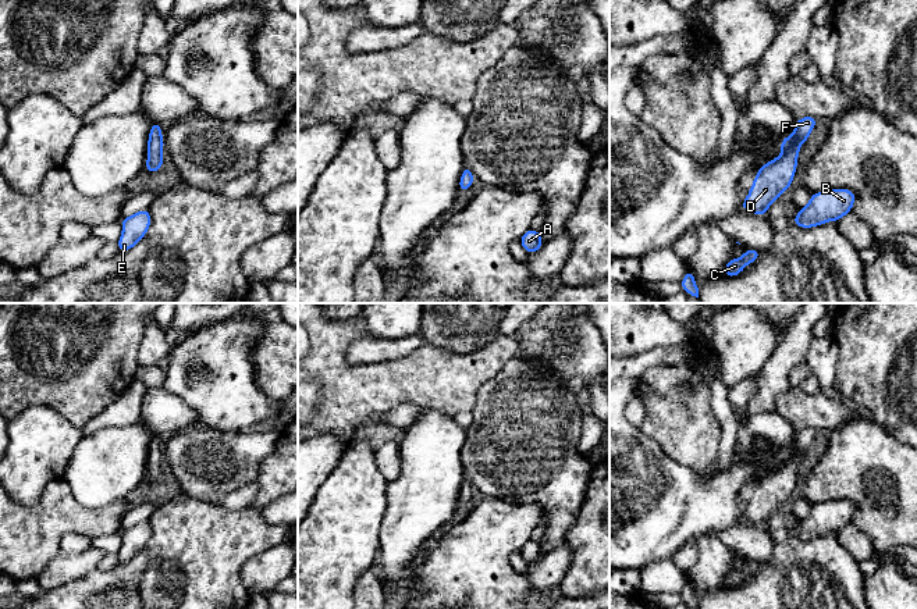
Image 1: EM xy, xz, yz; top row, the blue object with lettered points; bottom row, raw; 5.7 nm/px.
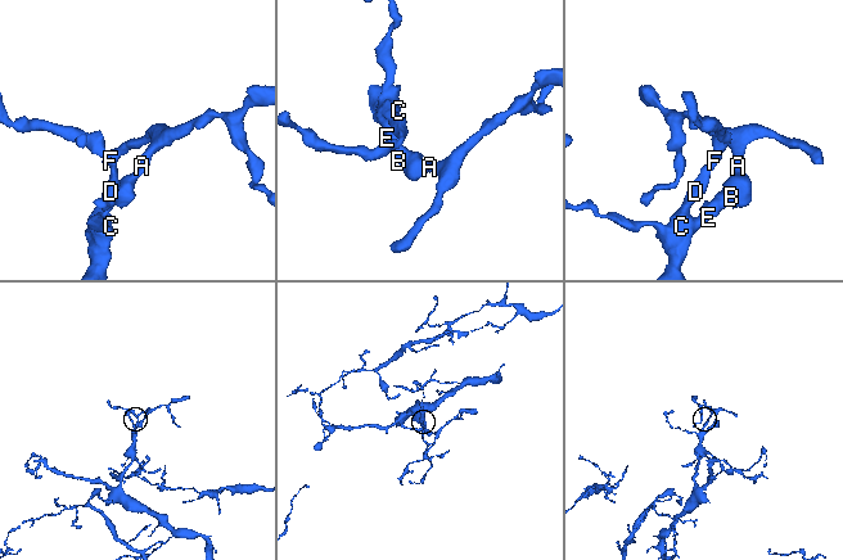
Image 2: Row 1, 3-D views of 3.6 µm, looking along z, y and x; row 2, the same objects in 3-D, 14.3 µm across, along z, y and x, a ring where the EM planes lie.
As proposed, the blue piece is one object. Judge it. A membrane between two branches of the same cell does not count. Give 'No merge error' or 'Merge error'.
No merge error

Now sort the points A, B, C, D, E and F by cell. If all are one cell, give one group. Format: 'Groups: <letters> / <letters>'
Groups: A B C D E F

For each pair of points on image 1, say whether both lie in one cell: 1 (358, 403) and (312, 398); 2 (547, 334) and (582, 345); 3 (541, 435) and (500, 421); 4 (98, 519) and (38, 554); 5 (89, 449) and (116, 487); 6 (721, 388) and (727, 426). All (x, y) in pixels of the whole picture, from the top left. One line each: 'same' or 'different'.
1: different
2: same
3: same
4: same
5: same
6: same

